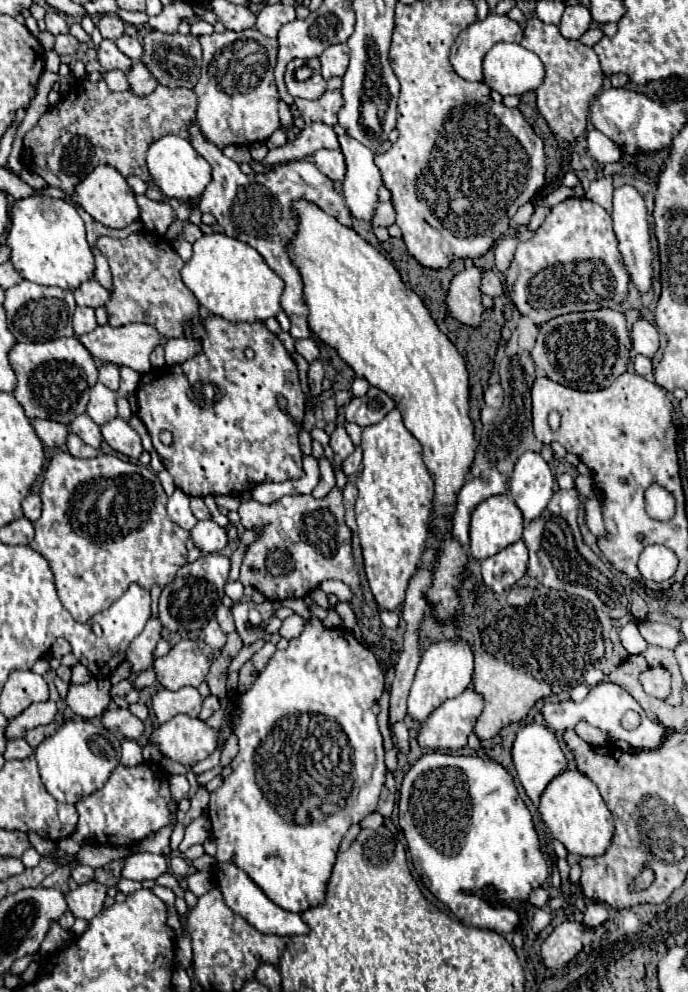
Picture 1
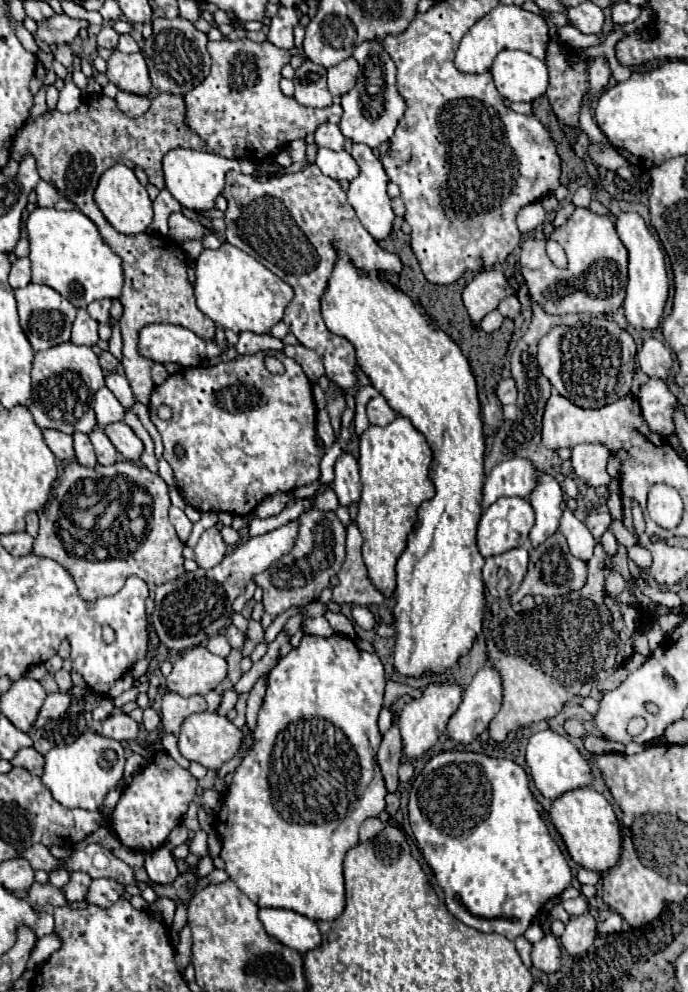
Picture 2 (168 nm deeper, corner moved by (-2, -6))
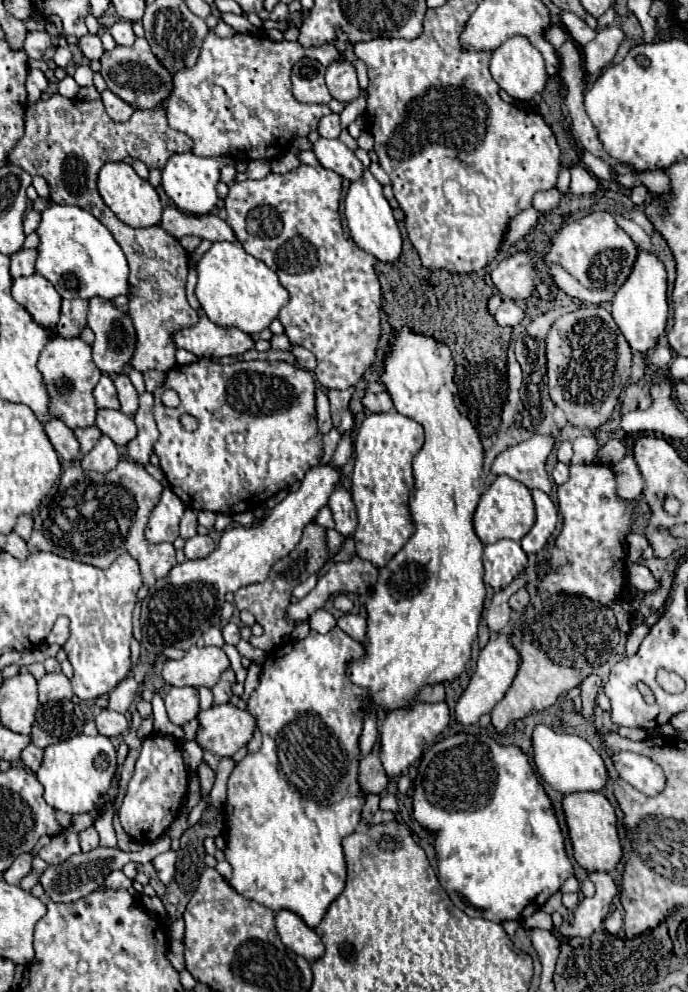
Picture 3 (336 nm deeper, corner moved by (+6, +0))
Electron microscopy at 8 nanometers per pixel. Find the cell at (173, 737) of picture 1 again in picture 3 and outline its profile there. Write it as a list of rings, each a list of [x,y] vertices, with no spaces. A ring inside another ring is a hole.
[[[230,703],[200,709],[196,719],[200,727],[194,741],[218,757],[232,757],[252,739],[252,729],[256,725],[248,711],[242,711]]]

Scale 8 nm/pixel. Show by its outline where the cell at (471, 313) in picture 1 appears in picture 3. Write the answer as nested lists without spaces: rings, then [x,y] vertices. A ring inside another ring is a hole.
[[[514,253],[506,259],[502,259],[490,273],[494,287],[500,291],[506,299],[528,299],[530,295],[538,295],[542,299],[548,299],[548,285],[540,283],[536,285],[536,269],[530,263],[528,253]]]

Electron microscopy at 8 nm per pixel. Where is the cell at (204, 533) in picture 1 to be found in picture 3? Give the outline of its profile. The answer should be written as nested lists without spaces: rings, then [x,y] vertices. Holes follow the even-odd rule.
[[[194,535],[186,541],[184,545],[184,553],[186,553],[186,559],[202,559],[206,555],[210,555],[212,551],[216,549],[216,543],[210,535]]]

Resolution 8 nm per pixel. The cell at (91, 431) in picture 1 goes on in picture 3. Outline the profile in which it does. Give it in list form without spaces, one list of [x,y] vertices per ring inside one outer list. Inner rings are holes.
[[[102,435],[102,437],[98,439],[96,447],[94,447],[88,455],[82,457],[80,465],[82,465],[84,469],[94,469],[94,471],[106,473],[106,471],[114,469],[114,465],[116,465],[118,461],[120,461],[120,453],[118,453],[116,445],[112,443],[110,437]]]

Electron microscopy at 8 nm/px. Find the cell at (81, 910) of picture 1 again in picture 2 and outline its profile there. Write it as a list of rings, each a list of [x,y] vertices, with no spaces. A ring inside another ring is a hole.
[[[94,879],[88,891],[88,903],[94,903],[98,907],[110,907],[112,903],[116,903],[120,897],[124,895],[124,885],[118,883],[116,879]]]

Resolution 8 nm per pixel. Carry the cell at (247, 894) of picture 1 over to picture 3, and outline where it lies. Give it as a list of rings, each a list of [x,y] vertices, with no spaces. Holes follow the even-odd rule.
[[[280,909],[276,911],[274,921],[280,939],[288,949],[292,949],[308,961],[316,961],[318,957],[322,957],[324,943],[320,941],[316,931],[310,929],[294,911]]]

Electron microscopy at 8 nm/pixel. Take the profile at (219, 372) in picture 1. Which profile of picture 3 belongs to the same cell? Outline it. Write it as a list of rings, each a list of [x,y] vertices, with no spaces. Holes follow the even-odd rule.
[[[200,359],[192,365],[176,365],[166,373],[166,381],[154,391],[154,419],[160,437],[154,445],[154,453],[160,459],[160,467],[170,481],[172,491],[180,501],[194,511],[212,511],[236,515],[242,511],[254,511],[266,499],[280,489],[302,481],[306,471],[316,467],[322,457],[322,433],[316,429],[314,389],[312,375],[296,365],[284,361],[228,361],[214,363],[212,359]],[[166,389],[174,389],[180,397],[180,405],[168,409],[160,397]],[[190,413],[198,419],[196,431],[186,431],[180,417]]]

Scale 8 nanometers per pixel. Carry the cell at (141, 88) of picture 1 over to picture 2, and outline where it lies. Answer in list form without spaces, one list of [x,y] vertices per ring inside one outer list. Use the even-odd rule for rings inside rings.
[[[118,91],[116,99],[118,103],[118,109],[124,113],[124,115],[130,115],[130,117],[138,117],[138,115],[144,115],[150,107],[150,99],[148,97],[140,97],[140,95],[132,95],[132,93],[126,93],[126,91]]]

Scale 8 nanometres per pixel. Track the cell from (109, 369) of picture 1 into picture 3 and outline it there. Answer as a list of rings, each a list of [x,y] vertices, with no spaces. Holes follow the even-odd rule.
[[[118,373],[118,375],[112,377],[112,381],[114,381],[114,387],[116,387],[116,391],[118,391],[118,401],[120,401],[120,405],[122,405],[122,407],[120,407],[122,413],[134,415],[136,409],[138,409],[138,393],[136,393],[134,385],[130,383],[128,375]]]

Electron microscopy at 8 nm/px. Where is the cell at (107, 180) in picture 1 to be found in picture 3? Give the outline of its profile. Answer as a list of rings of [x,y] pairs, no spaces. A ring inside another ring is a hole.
[[[110,161],[100,169],[98,193],[104,199],[104,203],[110,207],[110,211],[130,227],[152,227],[158,225],[162,217],[162,203],[156,189],[148,181],[140,179],[132,169],[132,165],[126,165],[124,161]]]

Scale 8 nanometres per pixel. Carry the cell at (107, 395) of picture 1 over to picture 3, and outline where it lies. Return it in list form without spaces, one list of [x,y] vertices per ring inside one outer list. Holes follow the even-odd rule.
[[[104,373],[100,377],[98,385],[94,387],[94,399],[96,399],[98,409],[120,409],[116,389],[114,389],[114,383],[110,381],[110,375]]]

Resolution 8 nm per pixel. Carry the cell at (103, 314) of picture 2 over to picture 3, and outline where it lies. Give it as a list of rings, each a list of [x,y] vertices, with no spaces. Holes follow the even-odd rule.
[[[92,297],[90,301],[90,307],[88,307],[88,327],[94,331],[96,335],[96,341],[92,345],[92,351],[94,351],[94,363],[100,371],[104,373],[120,373],[124,369],[124,365],[128,363],[128,359],[132,357],[134,353],[134,343],[136,343],[136,333],[134,333],[134,327],[132,327],[132,321],[126,313],[118,311],[110,301],[106,299],[100,299],[100,297]]]

